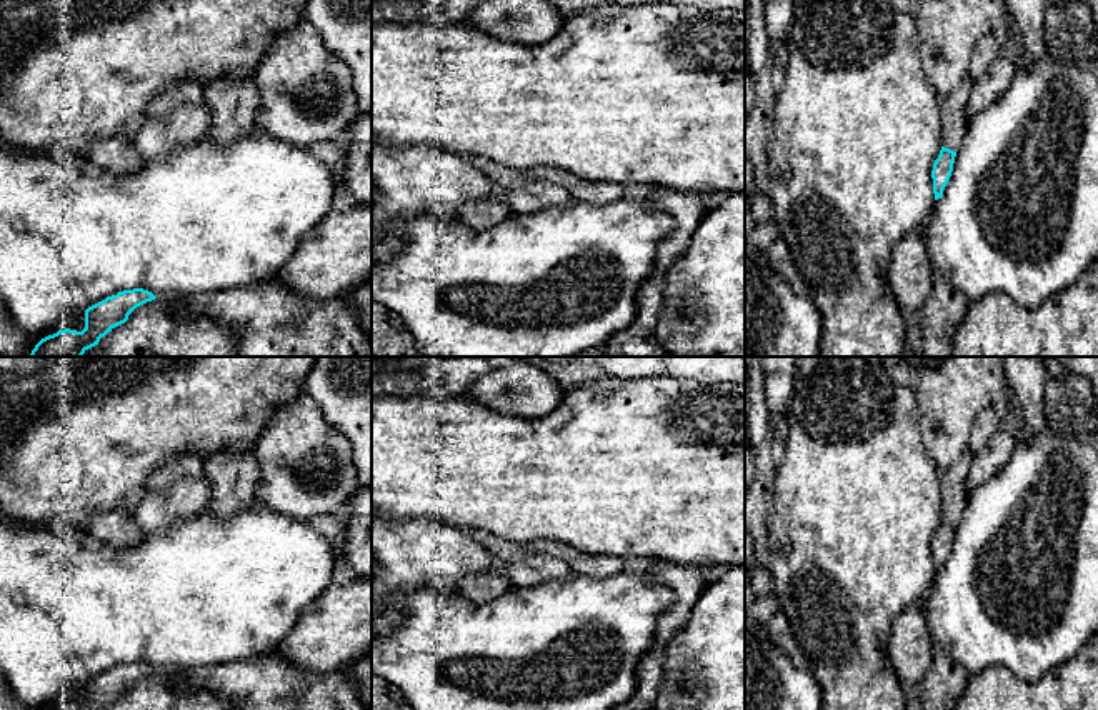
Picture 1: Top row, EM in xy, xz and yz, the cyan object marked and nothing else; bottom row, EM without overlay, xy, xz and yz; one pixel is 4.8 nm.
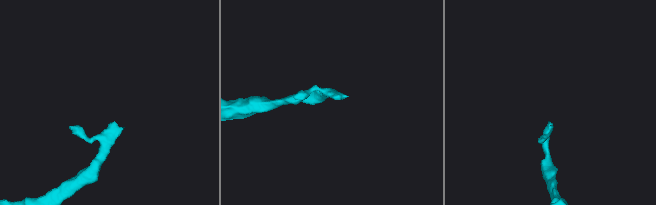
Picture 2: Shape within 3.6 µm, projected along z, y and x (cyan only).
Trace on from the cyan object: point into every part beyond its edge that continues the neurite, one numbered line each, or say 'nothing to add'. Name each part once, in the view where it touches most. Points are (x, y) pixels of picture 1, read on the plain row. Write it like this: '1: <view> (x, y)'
1: yz (953, 482)

